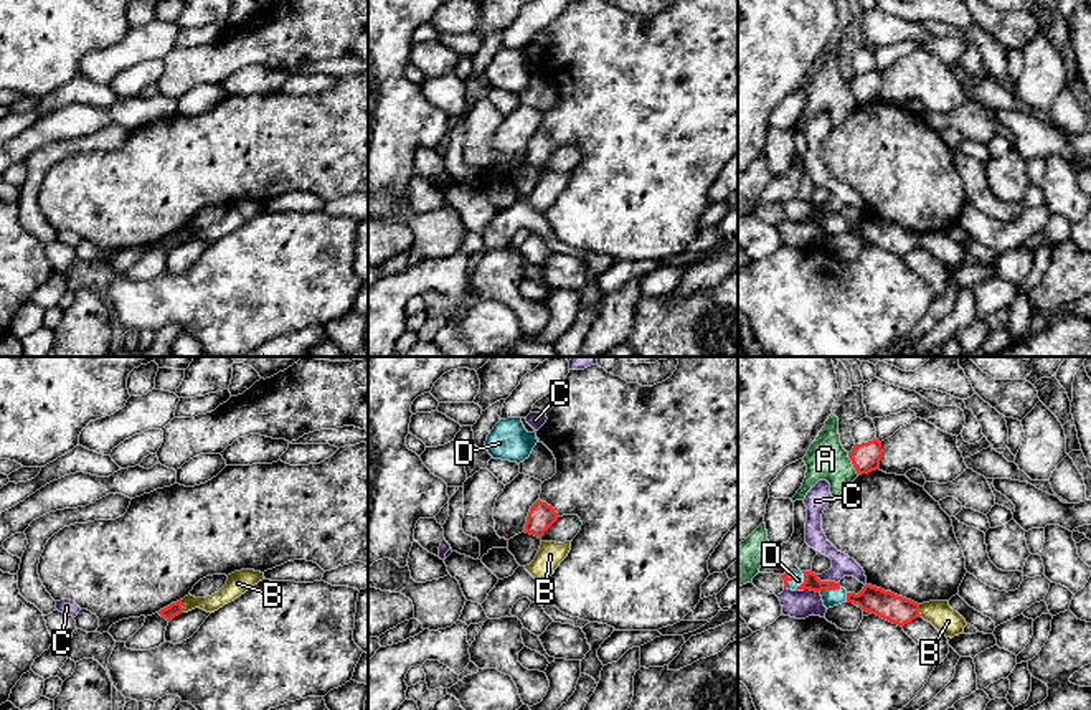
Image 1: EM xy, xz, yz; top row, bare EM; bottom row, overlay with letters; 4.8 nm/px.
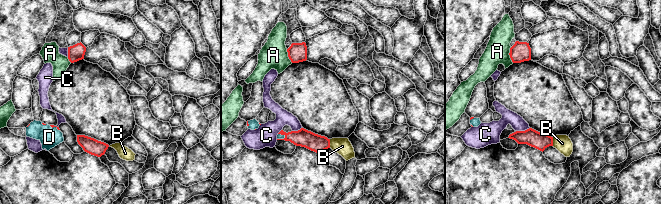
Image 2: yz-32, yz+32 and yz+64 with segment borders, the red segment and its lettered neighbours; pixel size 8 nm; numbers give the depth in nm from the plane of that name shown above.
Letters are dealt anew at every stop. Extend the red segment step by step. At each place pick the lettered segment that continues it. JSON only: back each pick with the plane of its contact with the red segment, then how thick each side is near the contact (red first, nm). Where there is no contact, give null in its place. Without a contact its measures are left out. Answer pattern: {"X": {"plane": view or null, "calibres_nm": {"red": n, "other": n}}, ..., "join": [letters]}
{"join": []}

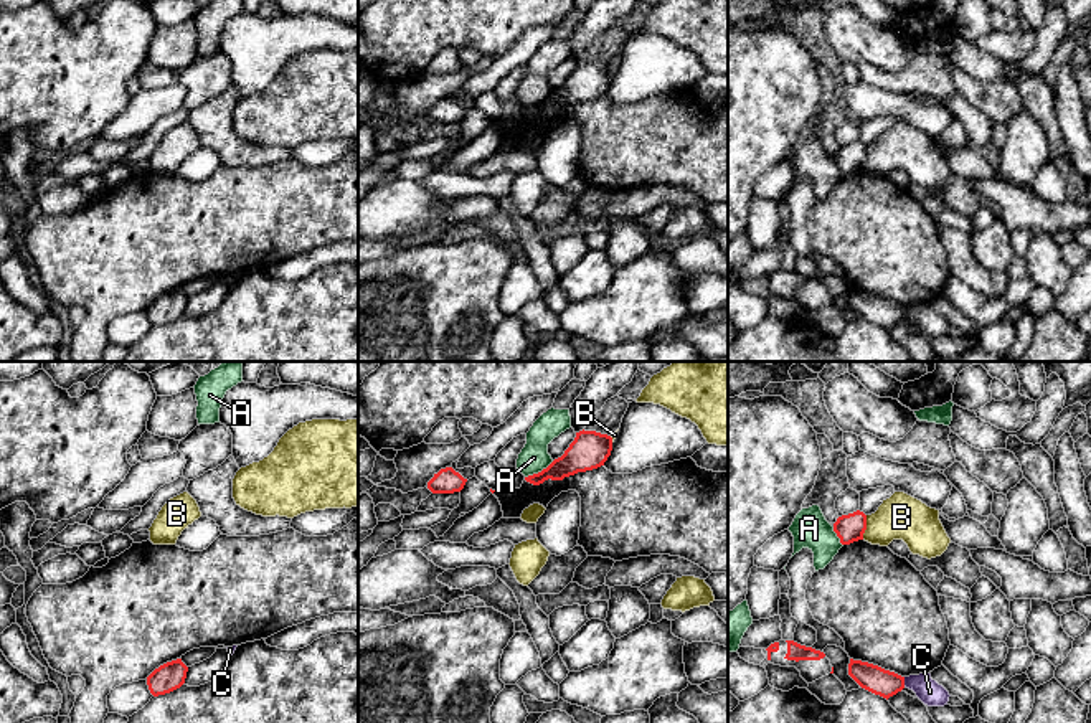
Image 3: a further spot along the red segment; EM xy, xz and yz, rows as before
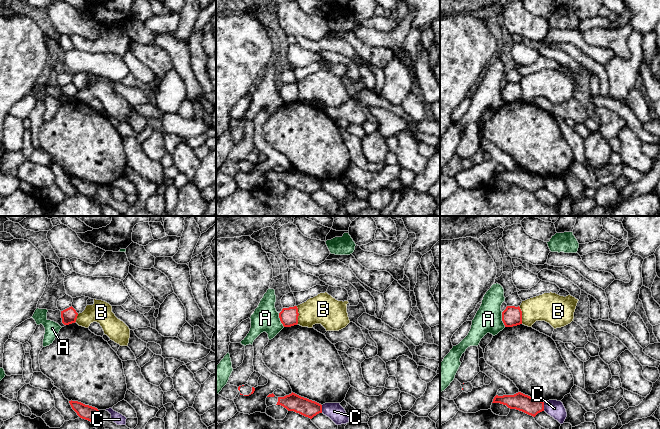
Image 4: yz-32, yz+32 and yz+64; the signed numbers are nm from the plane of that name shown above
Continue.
{"B": {"plane": "yz", "calibres_nm": {"red": 140, "other": 220}}, "join": ["B"]}

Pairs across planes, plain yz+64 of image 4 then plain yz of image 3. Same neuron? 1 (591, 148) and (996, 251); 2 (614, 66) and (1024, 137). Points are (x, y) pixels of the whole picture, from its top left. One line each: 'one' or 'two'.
1: one
2: one

